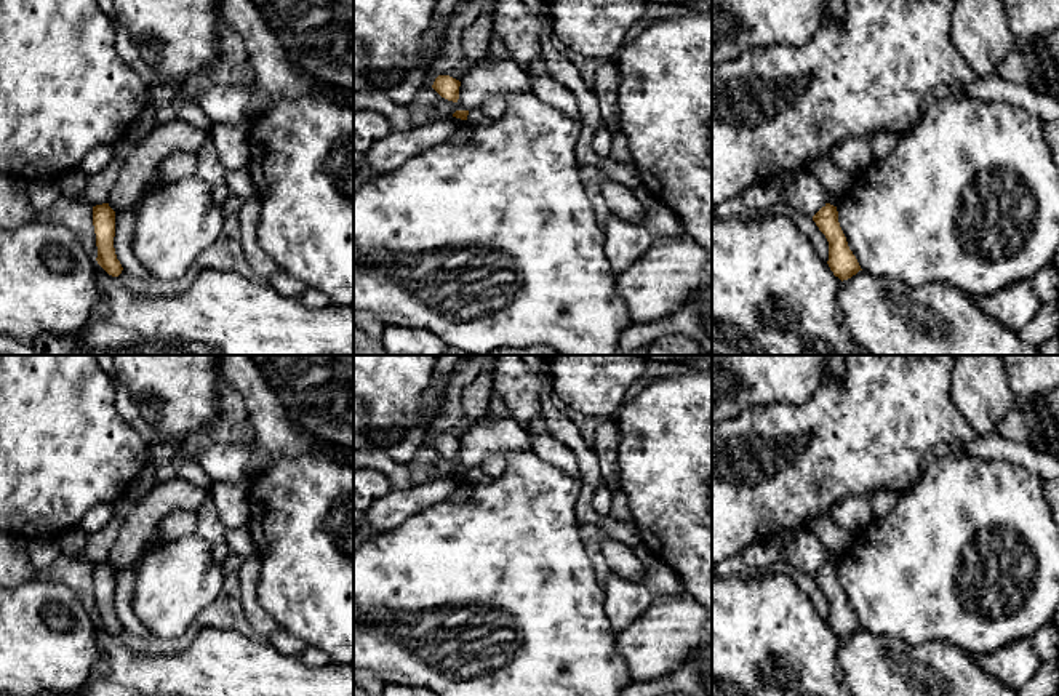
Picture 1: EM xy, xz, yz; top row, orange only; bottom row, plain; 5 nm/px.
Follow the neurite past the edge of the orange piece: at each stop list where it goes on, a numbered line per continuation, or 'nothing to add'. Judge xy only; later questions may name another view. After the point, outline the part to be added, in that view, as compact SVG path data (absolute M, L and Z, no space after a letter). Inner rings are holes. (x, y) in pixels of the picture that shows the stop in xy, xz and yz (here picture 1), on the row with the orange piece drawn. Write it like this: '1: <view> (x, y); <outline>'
nothing to add

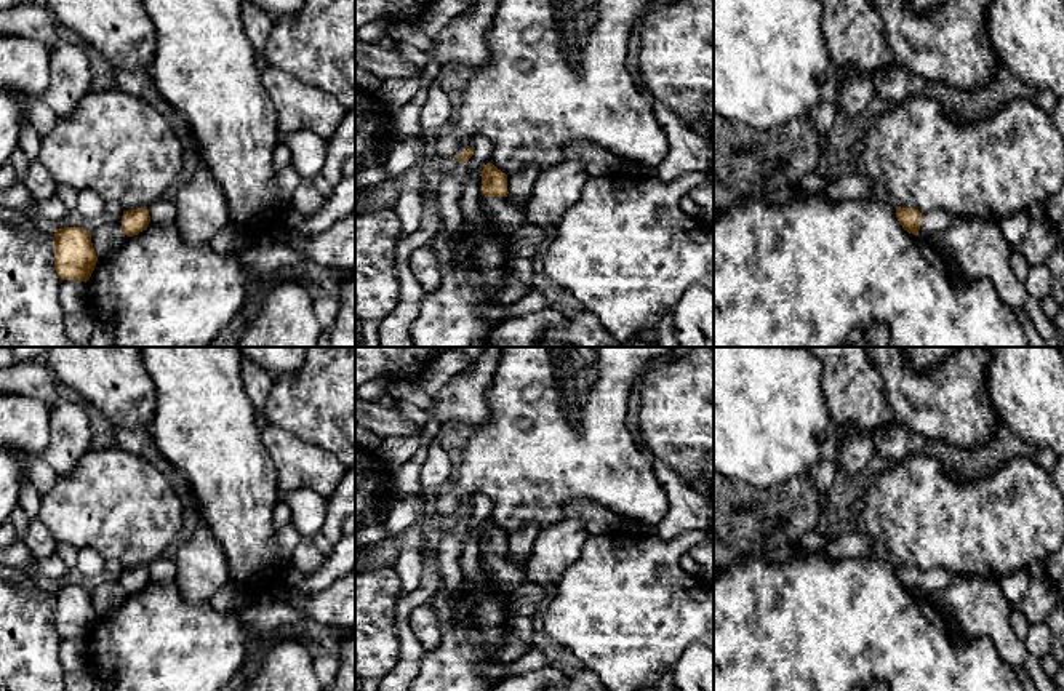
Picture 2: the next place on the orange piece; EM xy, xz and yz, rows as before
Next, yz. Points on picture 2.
1: yz (932, 223); M944 210L922 213L918 235L923 240L928 240L936 234L942 232L944 229L947 229L954 221L955 221L955 216Z

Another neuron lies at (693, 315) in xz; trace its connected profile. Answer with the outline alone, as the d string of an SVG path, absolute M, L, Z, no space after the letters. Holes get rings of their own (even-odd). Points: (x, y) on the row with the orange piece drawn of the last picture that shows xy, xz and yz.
M688 288L672 309L674 334L680 347L714 347L714 291Z

